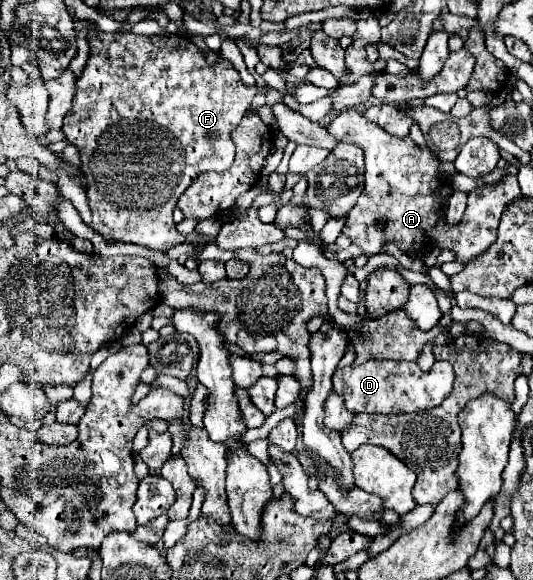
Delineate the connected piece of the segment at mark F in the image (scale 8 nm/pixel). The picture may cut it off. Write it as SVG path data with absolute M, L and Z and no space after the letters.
M94 25L88 27L88 33L90 59L76 83L72 109L64 119L62 131L66 141L80 151L80 171L86 179L92 229L106 239L166 251L186 239L172 221L178 197L200 173L226 171L232 165L234 143L230 133L246 115L260 89L244 85L238 71L226 59L210 65L204 51L190 37L104 33Z

